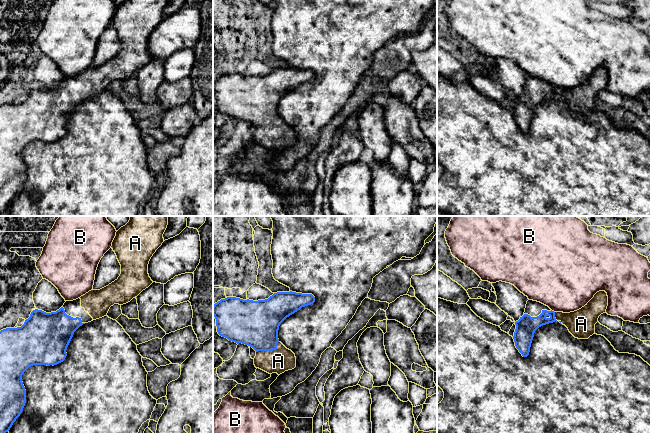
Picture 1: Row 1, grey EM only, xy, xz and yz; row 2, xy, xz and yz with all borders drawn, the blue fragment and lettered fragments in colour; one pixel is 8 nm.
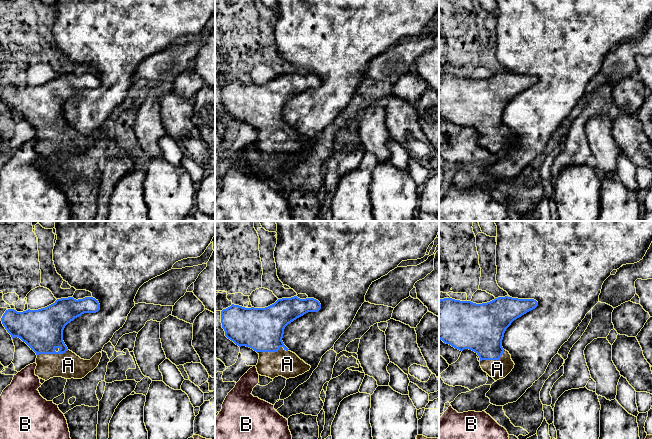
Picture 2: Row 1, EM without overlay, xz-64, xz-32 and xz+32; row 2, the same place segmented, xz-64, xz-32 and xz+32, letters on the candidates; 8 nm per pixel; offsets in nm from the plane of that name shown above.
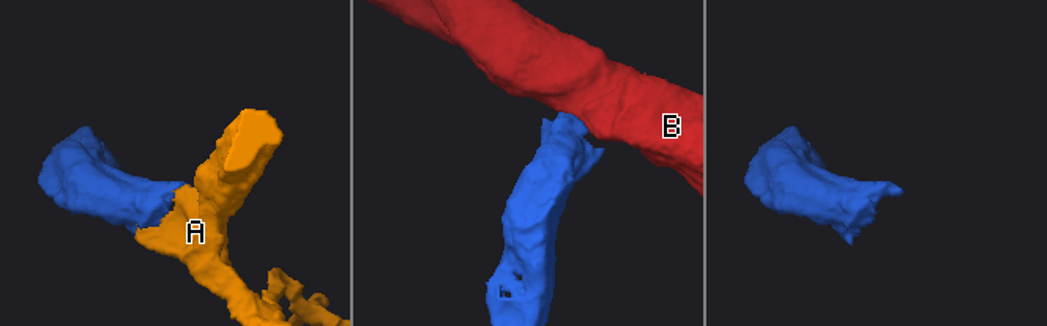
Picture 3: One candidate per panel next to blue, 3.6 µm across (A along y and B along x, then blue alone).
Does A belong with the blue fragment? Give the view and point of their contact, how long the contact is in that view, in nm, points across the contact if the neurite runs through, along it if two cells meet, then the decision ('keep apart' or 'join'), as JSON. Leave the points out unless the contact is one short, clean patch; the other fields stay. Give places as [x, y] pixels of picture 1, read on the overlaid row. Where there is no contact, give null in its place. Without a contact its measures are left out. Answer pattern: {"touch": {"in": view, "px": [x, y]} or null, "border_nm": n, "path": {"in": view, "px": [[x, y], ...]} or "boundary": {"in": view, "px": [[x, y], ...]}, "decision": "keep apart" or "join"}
{"touch": {"in": "xz", "px": [269, 350]}, "border_nm": 200, "decision": "join"}

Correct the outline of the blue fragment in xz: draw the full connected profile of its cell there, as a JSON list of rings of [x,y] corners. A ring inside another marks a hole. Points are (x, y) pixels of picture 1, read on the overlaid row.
[[[277,292],[265,300],[243,300],[236,297],[221,299],[213,305],[217,332],[220,336],[237,344],[242,343],[256,351],[254,365],[269,374],[278,375],[296,367],[295,354],[287,349],[278,339],[280,324],[302,307],[315,302],[312,294],[296,292]]]

